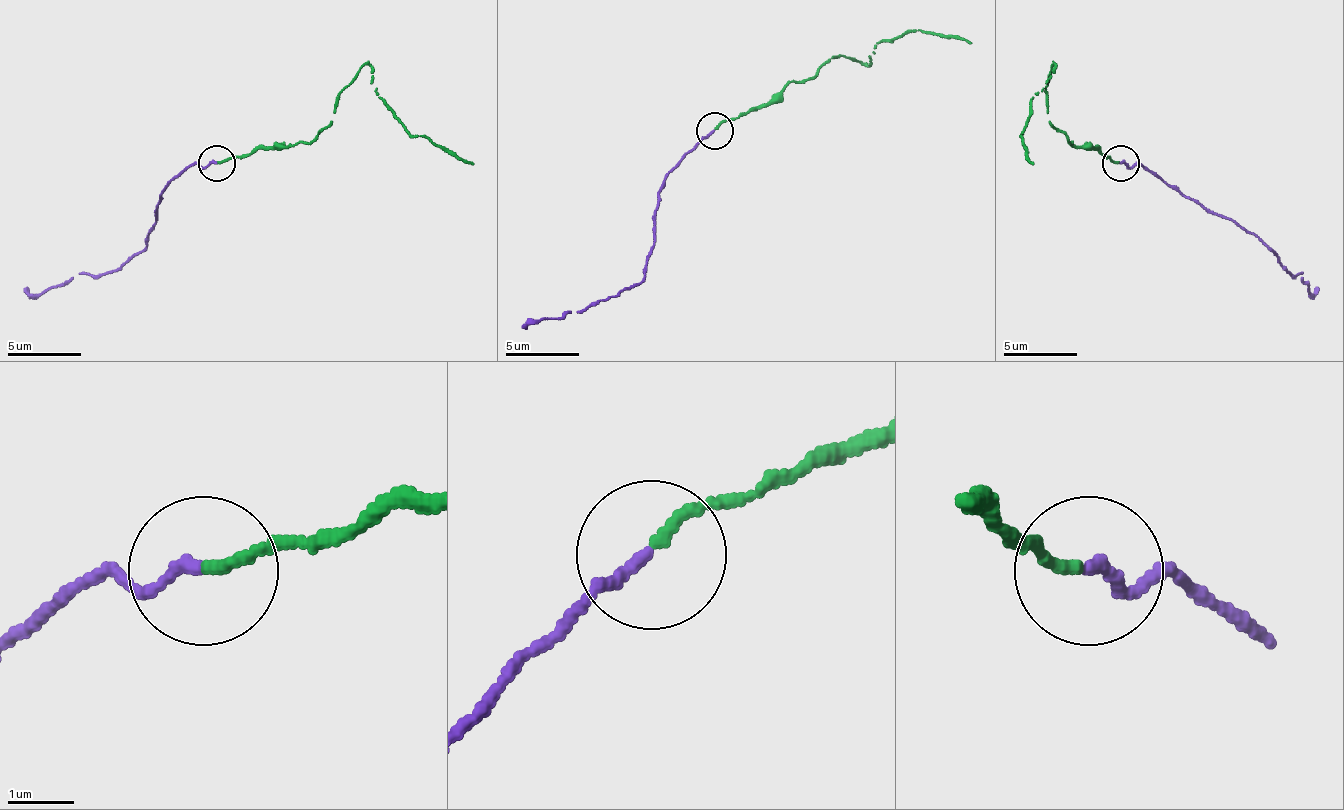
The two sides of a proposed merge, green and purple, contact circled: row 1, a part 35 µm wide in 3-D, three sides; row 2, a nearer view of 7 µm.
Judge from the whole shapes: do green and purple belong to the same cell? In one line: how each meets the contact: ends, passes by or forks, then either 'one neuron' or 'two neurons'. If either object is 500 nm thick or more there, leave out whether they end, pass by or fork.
green ends | purple ends | one neuron

